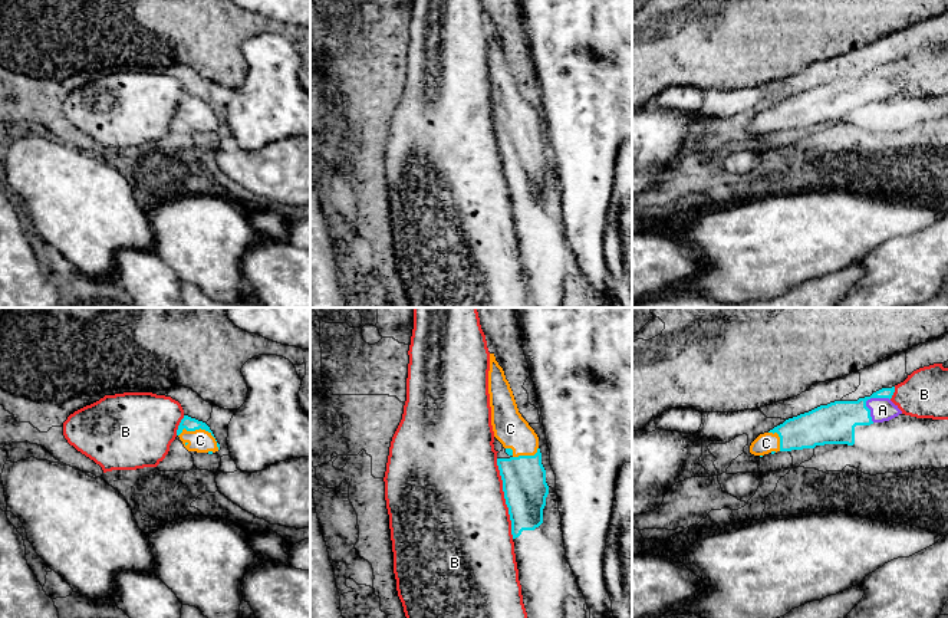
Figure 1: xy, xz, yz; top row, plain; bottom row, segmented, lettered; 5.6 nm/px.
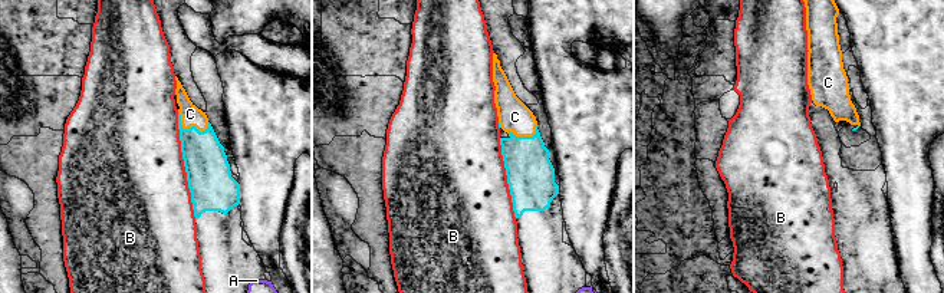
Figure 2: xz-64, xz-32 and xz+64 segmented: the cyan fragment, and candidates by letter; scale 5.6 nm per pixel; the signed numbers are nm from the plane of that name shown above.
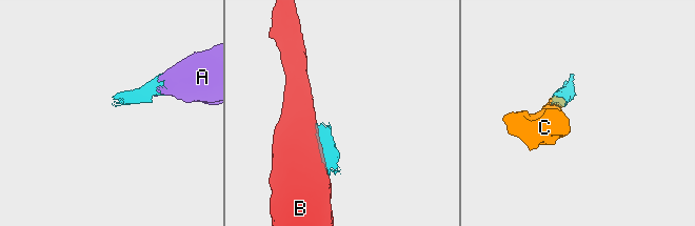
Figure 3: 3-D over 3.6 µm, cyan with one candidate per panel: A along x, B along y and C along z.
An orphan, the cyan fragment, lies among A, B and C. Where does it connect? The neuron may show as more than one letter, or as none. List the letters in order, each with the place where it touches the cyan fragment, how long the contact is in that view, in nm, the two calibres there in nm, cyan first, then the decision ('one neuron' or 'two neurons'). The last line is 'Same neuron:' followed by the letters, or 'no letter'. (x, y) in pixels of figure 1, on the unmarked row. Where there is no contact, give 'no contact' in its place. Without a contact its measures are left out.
A: contact yz (866, 78); length 170 nm; calibres 220 and 130 nm; one neuron
B: contact xz (504, 176); length 460 nm; calibres 240 and 500 nm; two neurons
C: contact xy (201, 107); length 240 nm; calibres 80 and 130 nm; one neuron
Same neuron: A, C

